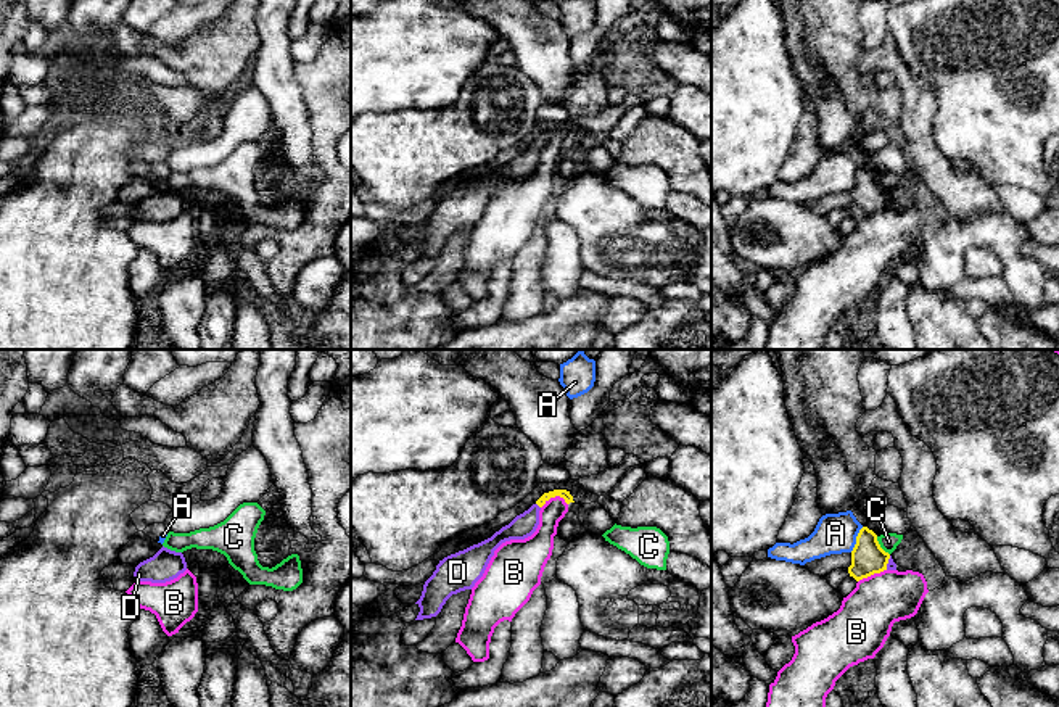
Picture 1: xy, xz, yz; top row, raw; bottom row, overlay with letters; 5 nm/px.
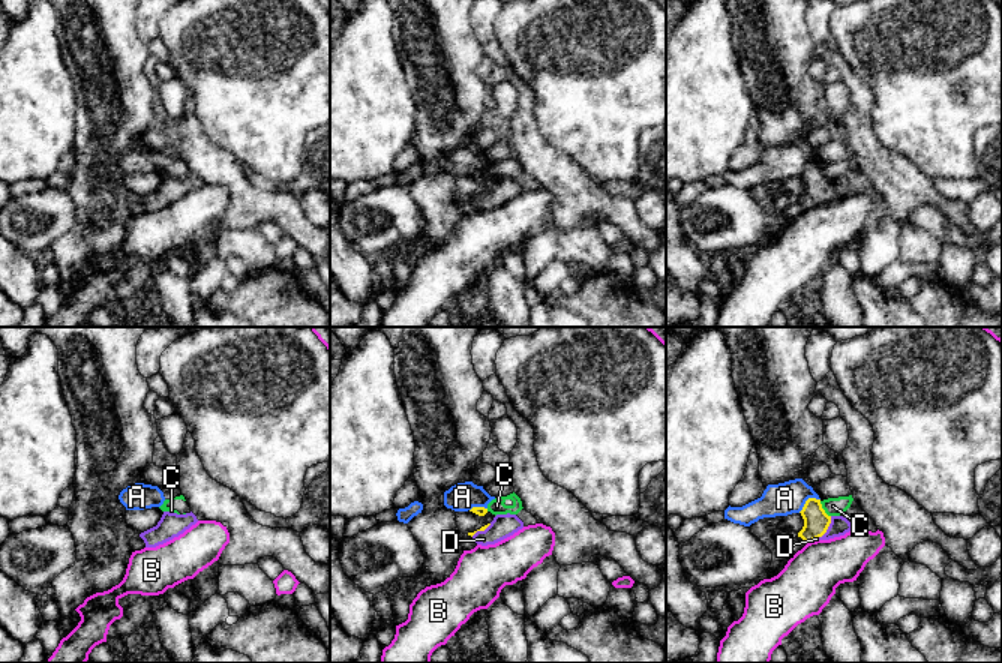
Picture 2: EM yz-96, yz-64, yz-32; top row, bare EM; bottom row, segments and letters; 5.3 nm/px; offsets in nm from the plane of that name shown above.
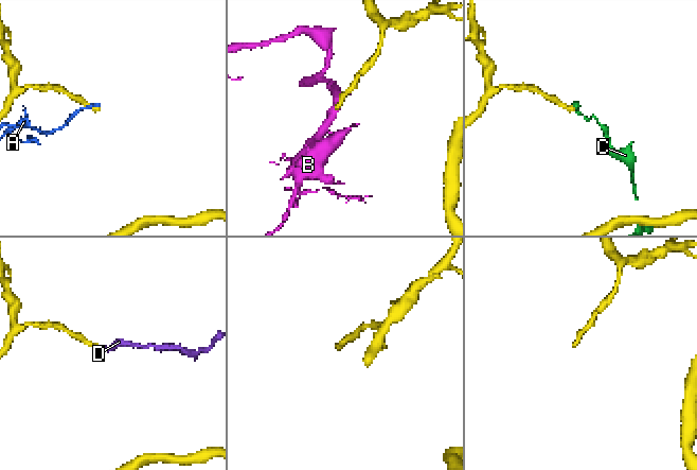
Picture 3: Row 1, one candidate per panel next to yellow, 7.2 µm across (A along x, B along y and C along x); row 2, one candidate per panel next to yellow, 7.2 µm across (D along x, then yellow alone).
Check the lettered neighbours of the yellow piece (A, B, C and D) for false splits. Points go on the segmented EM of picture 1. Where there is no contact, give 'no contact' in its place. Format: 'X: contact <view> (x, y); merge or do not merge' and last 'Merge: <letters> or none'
A: contact yz (857, 540); do not merge
B: contact xz (554, 496); do not merge
C: contact yz (879, 546); do not merge
D: contact xz (538, 504); merge
Merge: D

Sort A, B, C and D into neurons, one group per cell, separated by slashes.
A / B / C / D

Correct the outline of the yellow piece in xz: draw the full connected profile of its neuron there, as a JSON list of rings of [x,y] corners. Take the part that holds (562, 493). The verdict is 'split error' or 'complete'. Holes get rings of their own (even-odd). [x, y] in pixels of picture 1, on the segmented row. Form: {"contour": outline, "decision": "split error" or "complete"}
{"contour": [[[567,490],[544,493],[528,511],[517,515],[491,538],[439,560],[433,575],[425,581],[420,599],[415,602],[420,607],[415,620],[436,617],[452,594],[472,589],[502,543],[525,540],[536,531],[541,507],[555,496],[563,498],[567,504],[575,502]]], "decision": "split error"}

